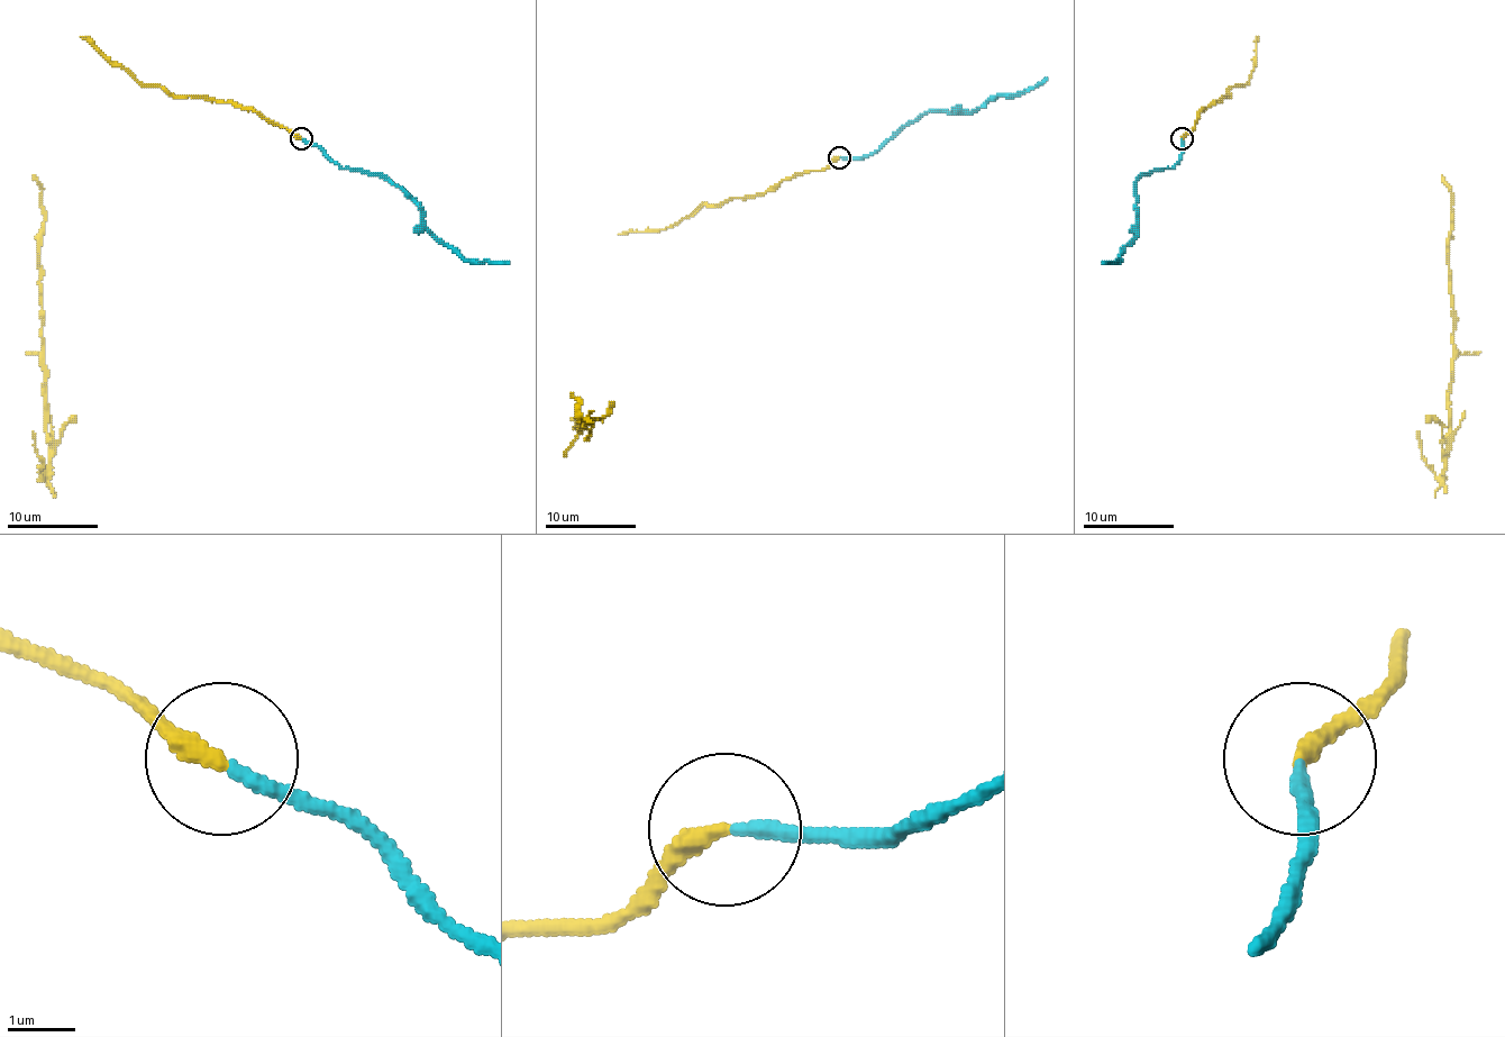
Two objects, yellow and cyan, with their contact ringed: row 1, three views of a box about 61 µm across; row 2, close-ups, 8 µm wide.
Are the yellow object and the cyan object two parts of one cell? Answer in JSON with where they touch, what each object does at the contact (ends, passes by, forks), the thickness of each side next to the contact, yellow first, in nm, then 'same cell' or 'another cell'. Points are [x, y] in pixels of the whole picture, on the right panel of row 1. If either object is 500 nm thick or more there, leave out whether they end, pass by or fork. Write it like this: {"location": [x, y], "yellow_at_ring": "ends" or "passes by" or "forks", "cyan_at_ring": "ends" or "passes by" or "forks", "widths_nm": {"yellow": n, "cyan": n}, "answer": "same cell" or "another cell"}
{"location": [1182, 138], "yellow_at_ring": "ends", "cyan_at_ring": "ends", "widths_nm": {"yellow": 300, "cyan": 200}, "answer": "another cell"}

